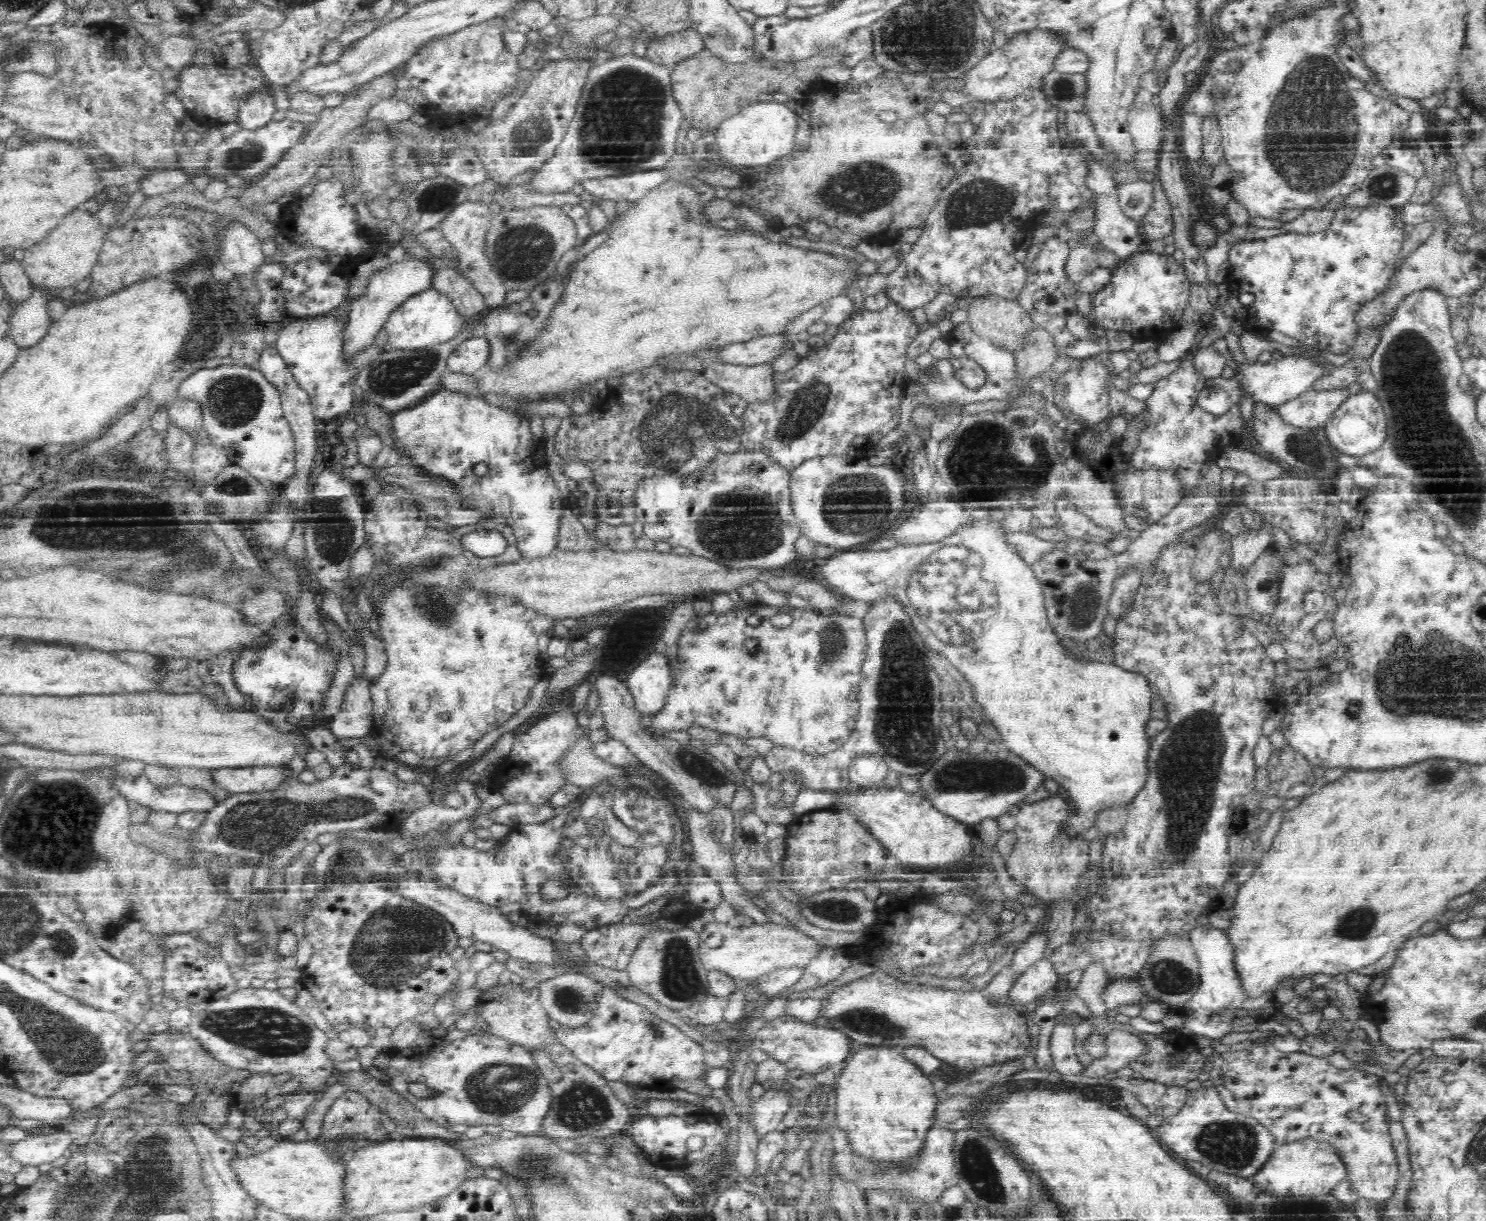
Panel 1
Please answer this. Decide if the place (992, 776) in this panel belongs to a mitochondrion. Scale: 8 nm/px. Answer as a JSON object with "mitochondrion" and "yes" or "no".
{"mitochondrion":"yes"}

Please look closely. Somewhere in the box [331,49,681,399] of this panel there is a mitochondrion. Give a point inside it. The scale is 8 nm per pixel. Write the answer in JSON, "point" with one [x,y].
{"point":[610,138]}

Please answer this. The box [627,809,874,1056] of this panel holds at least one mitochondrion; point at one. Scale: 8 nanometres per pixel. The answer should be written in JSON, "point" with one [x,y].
{"point":[680,980]}

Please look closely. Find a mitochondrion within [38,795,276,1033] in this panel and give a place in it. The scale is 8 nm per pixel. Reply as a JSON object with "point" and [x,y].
{"point":[109,929]}

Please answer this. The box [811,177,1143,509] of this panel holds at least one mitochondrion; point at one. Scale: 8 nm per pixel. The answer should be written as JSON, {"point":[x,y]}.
{"point":[982,462]}

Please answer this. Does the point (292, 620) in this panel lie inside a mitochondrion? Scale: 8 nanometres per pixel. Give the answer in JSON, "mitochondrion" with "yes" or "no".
{"mitochondrion":"no"}

